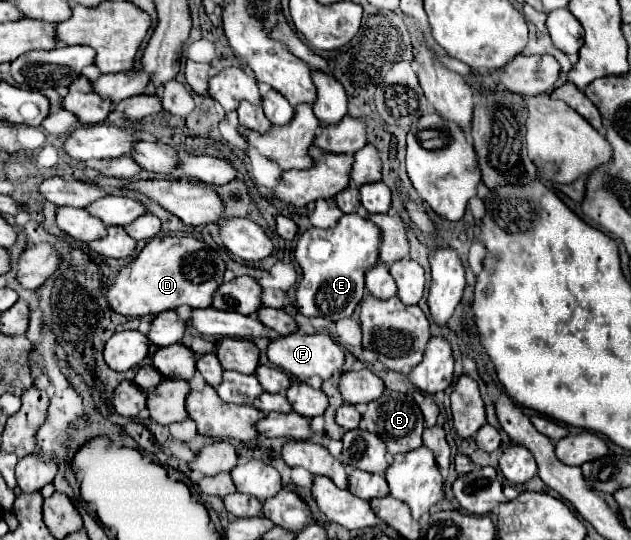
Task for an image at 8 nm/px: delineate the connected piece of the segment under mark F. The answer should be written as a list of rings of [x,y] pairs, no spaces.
[[[294,332],[288,336],[280,336],[270,342],[268,346],[268,360],[282,368],[284,372],[296,376],[298,380],[306,382],[312,376],[320,376],[322,380],[328,380],[336,370],[344,364],[344,350],[334,342],[328,334],[302,334]]]

